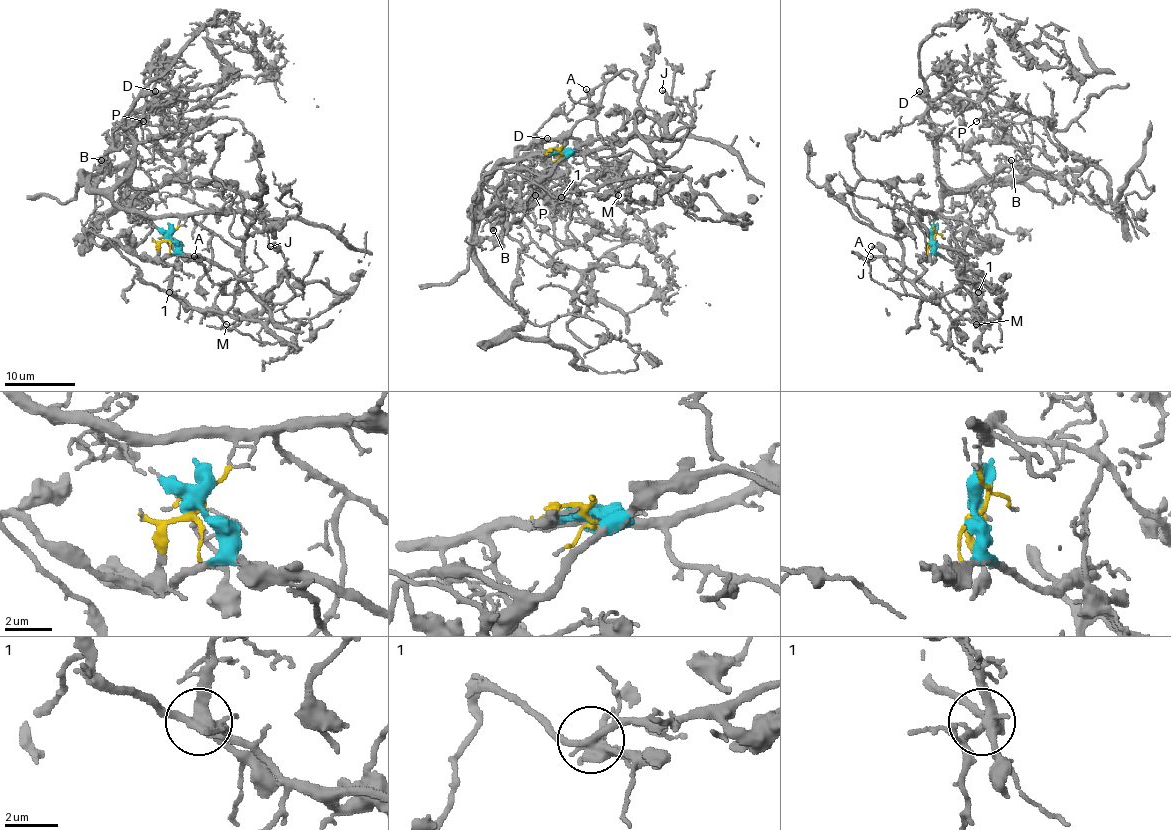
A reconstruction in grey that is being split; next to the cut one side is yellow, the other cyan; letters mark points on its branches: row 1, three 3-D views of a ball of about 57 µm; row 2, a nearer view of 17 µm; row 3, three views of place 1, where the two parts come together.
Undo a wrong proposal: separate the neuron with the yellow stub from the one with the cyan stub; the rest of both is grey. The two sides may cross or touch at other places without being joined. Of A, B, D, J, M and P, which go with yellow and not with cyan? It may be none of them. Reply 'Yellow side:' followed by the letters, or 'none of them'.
Yellow side: B, D, P

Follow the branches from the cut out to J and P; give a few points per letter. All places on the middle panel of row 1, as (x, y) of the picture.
J: (560, 152), (607, 139), (620, 145), (632, 134), (681, 141), (687, 127), (680, 122), (678, 106), (662, 90)
P: (560, 152), (571, 153), (504, 159), (525, 155), (507, 182), (504, 197), (511, 224), (535, 196)

